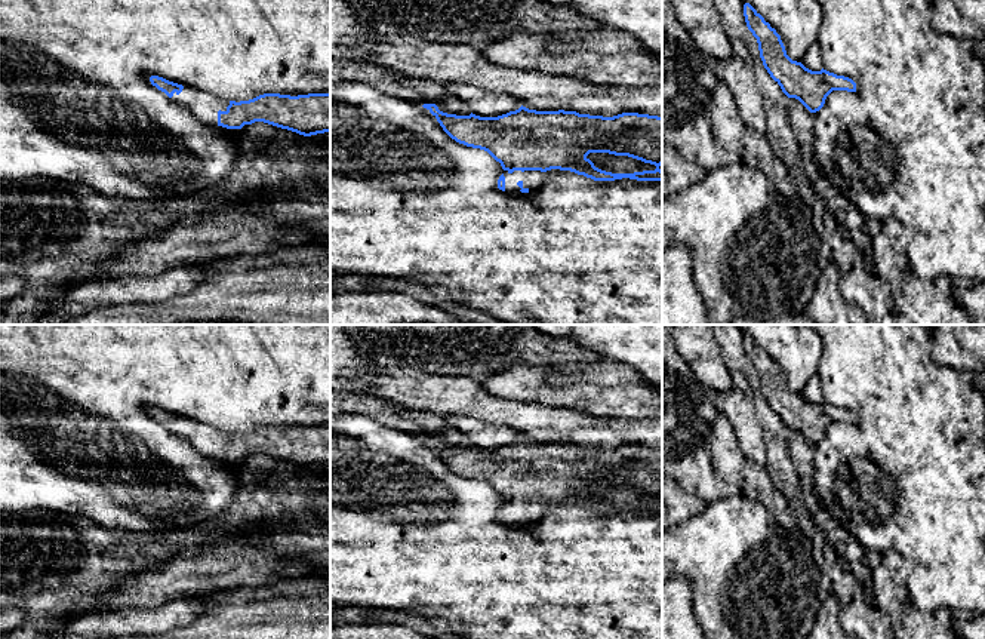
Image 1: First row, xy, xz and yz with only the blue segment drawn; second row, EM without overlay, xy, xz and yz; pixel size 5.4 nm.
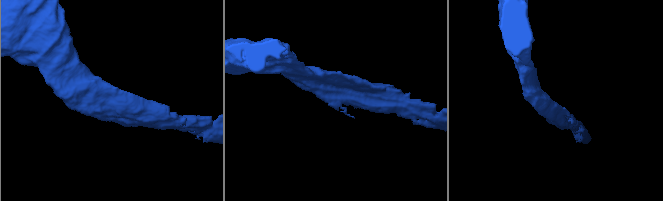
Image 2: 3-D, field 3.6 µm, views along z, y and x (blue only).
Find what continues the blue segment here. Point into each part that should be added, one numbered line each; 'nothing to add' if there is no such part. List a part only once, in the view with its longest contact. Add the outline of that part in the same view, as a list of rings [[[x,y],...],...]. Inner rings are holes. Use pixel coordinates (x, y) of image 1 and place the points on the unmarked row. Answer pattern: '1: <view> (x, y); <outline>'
1: xy (203, 438); [[[184,418],[179,427],[175,424],[170,431],[190,442],[194,451],[201,457],[213,458],[219,463],[227,463],[233,466],[240,463],[227,461],[218,457],[218,443],[227,443],[230,433],[224,433],[209,424],[203,424],[190,418]]]

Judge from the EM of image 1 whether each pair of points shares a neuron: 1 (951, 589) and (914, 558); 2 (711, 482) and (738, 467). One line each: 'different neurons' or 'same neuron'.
1: same neuron
2: different neurons

